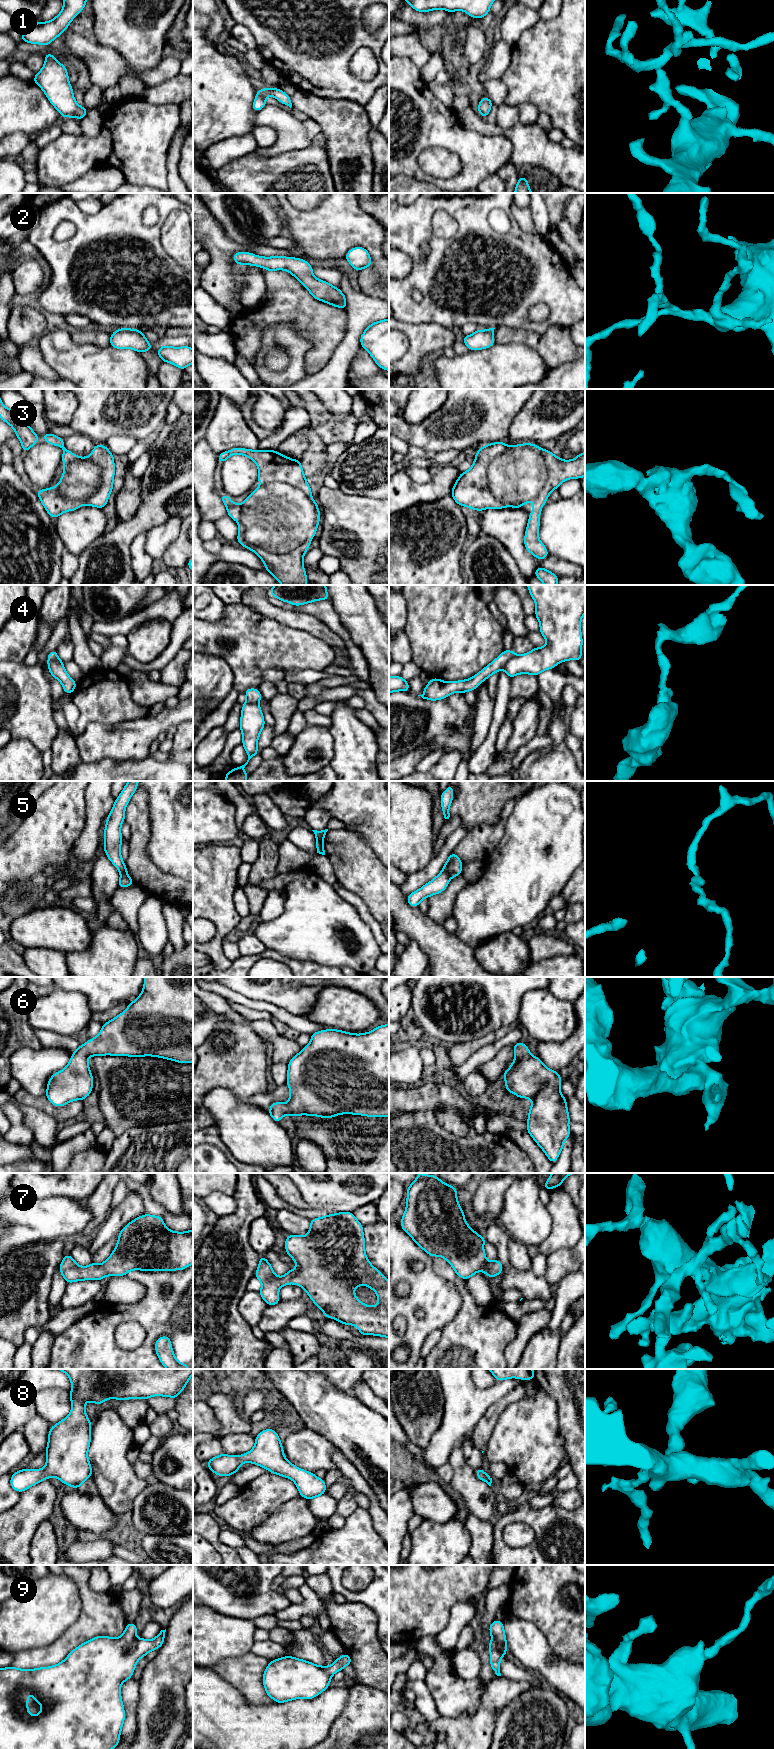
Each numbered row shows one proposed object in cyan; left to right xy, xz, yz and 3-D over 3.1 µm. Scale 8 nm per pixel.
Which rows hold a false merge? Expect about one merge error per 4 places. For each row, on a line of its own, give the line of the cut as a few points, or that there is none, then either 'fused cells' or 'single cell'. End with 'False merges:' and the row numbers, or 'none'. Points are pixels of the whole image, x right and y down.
1: no cut | single cell
2: no cut | single cell
3: no cut | single cell
4: yz (516, 655), (512, 656), (503, 666) | fused cells
5: yz (442, 870), (450, 877) | fused cells
6: no cut | single cell
7: no cut | single cell
8: no cut | single cell
9: no cut | single cell
False merges: 4, 5

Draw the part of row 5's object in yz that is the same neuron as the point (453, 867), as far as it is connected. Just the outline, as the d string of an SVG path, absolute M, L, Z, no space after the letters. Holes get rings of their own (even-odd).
M454 852L449 855L444 864L443 871L445 871L450 878L462 874L462 861Z

